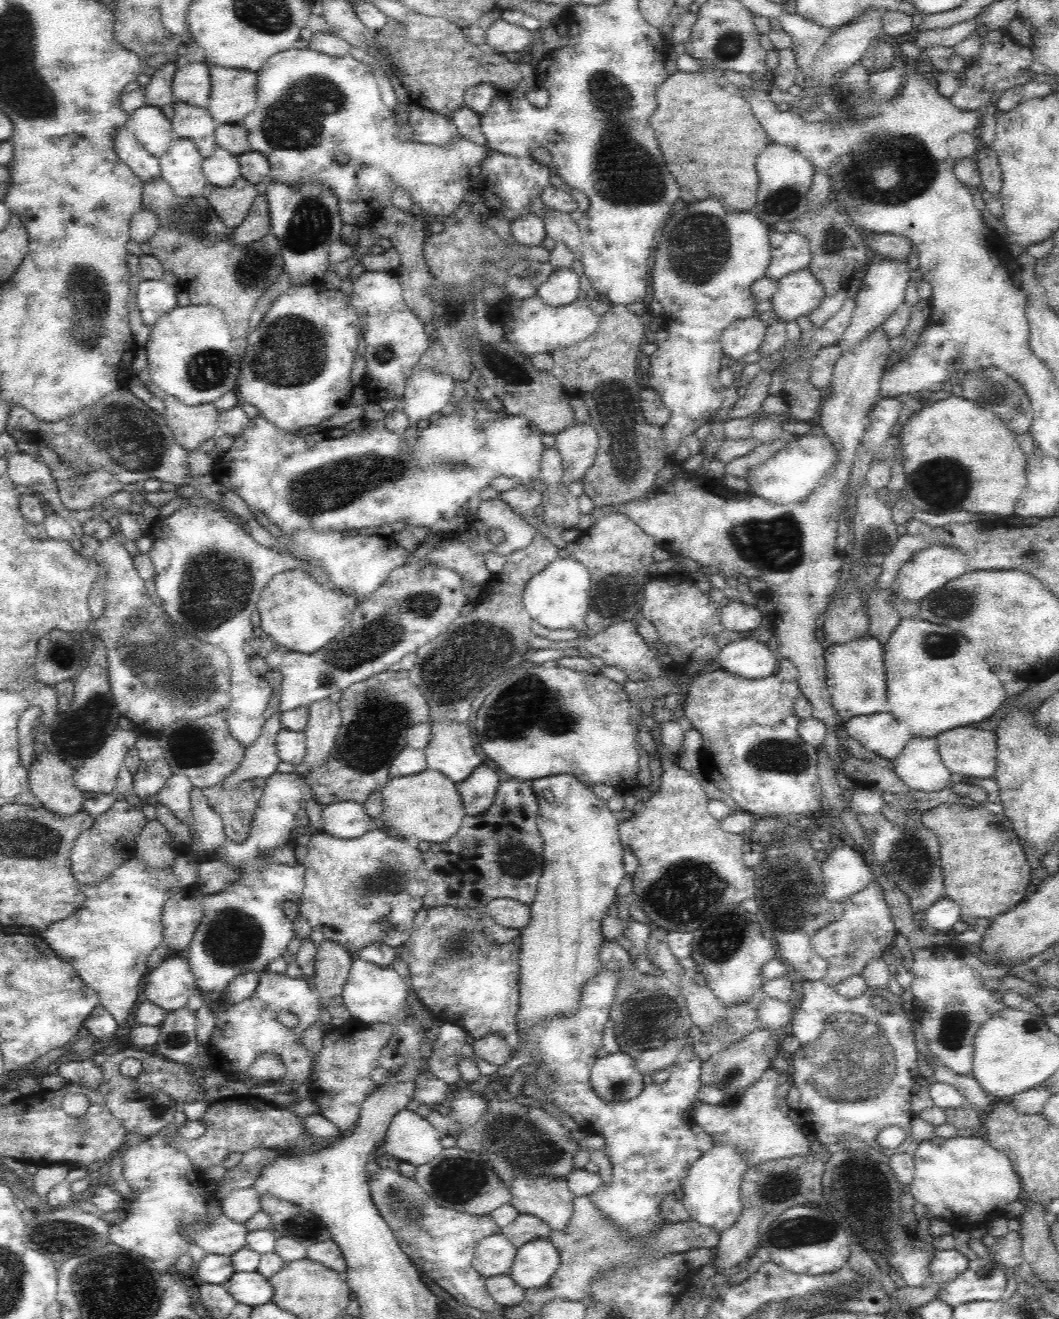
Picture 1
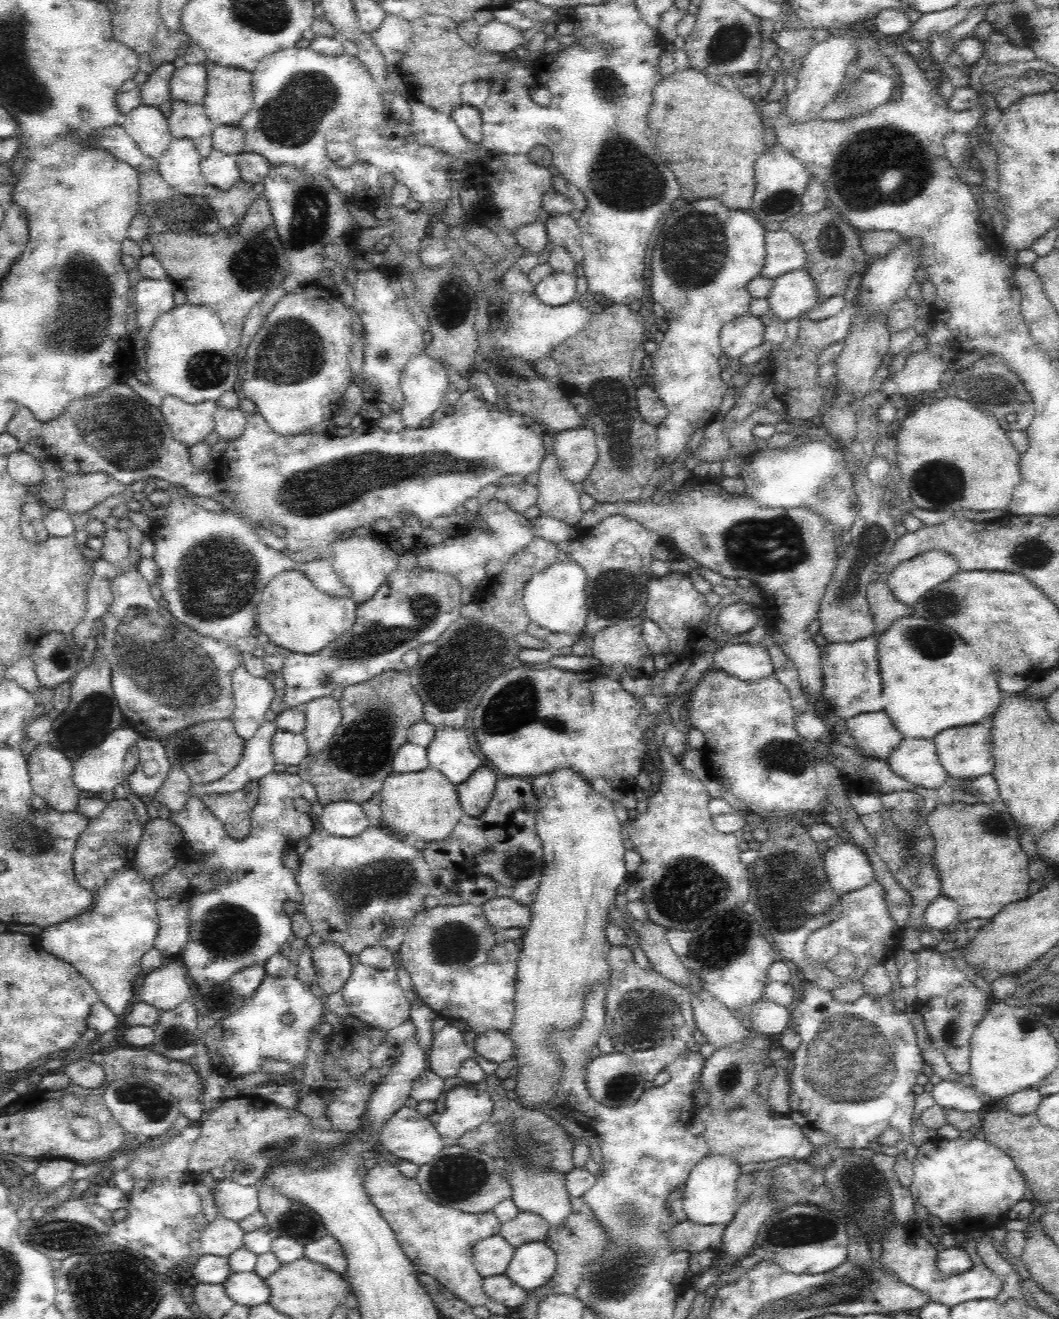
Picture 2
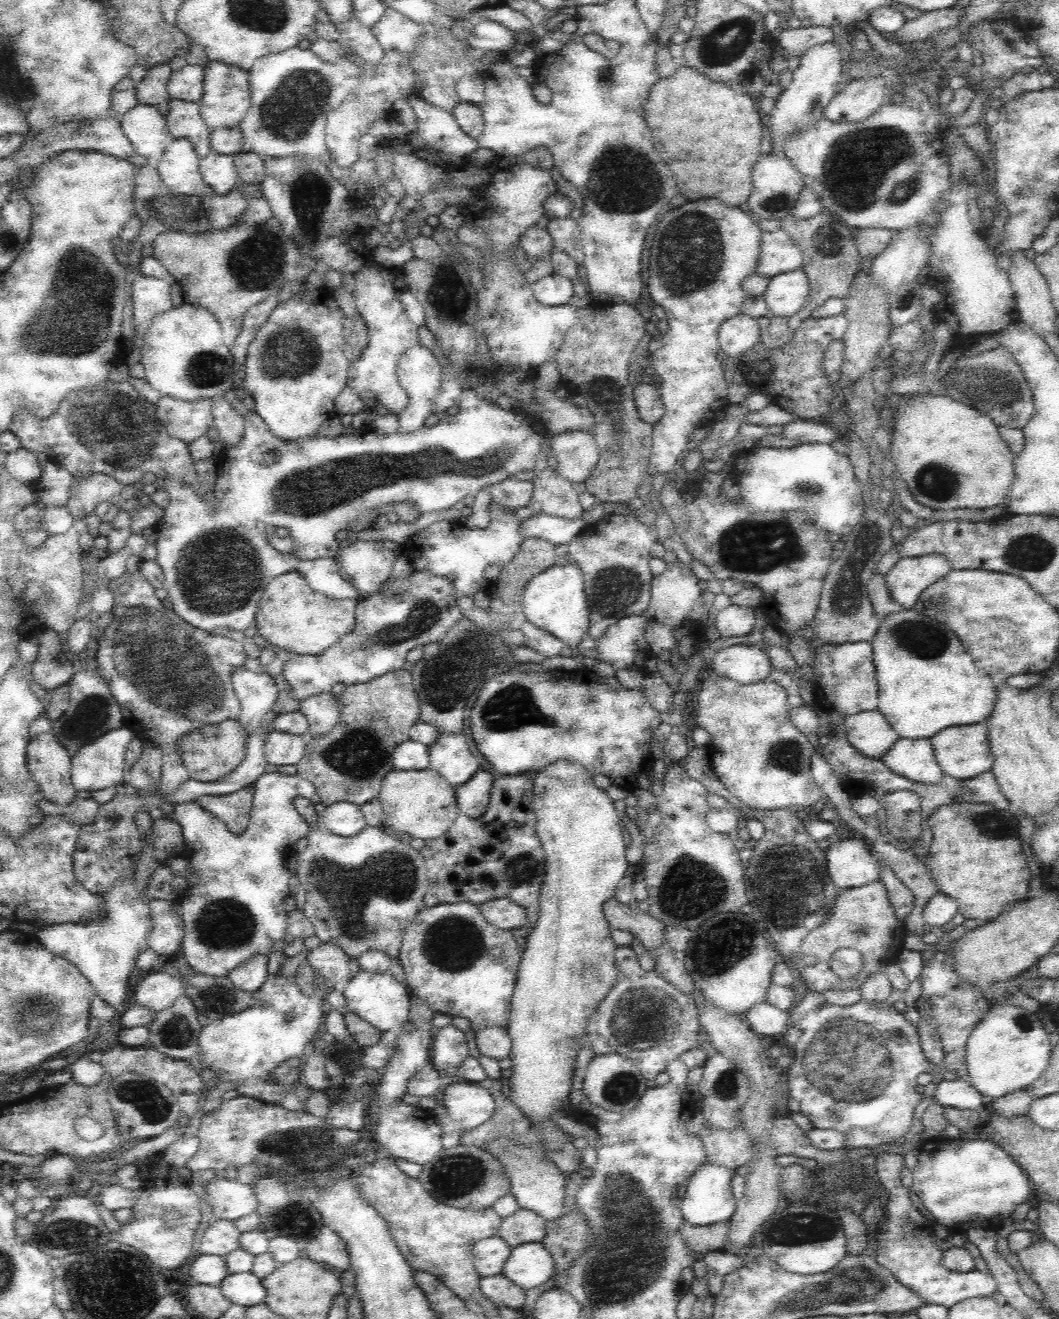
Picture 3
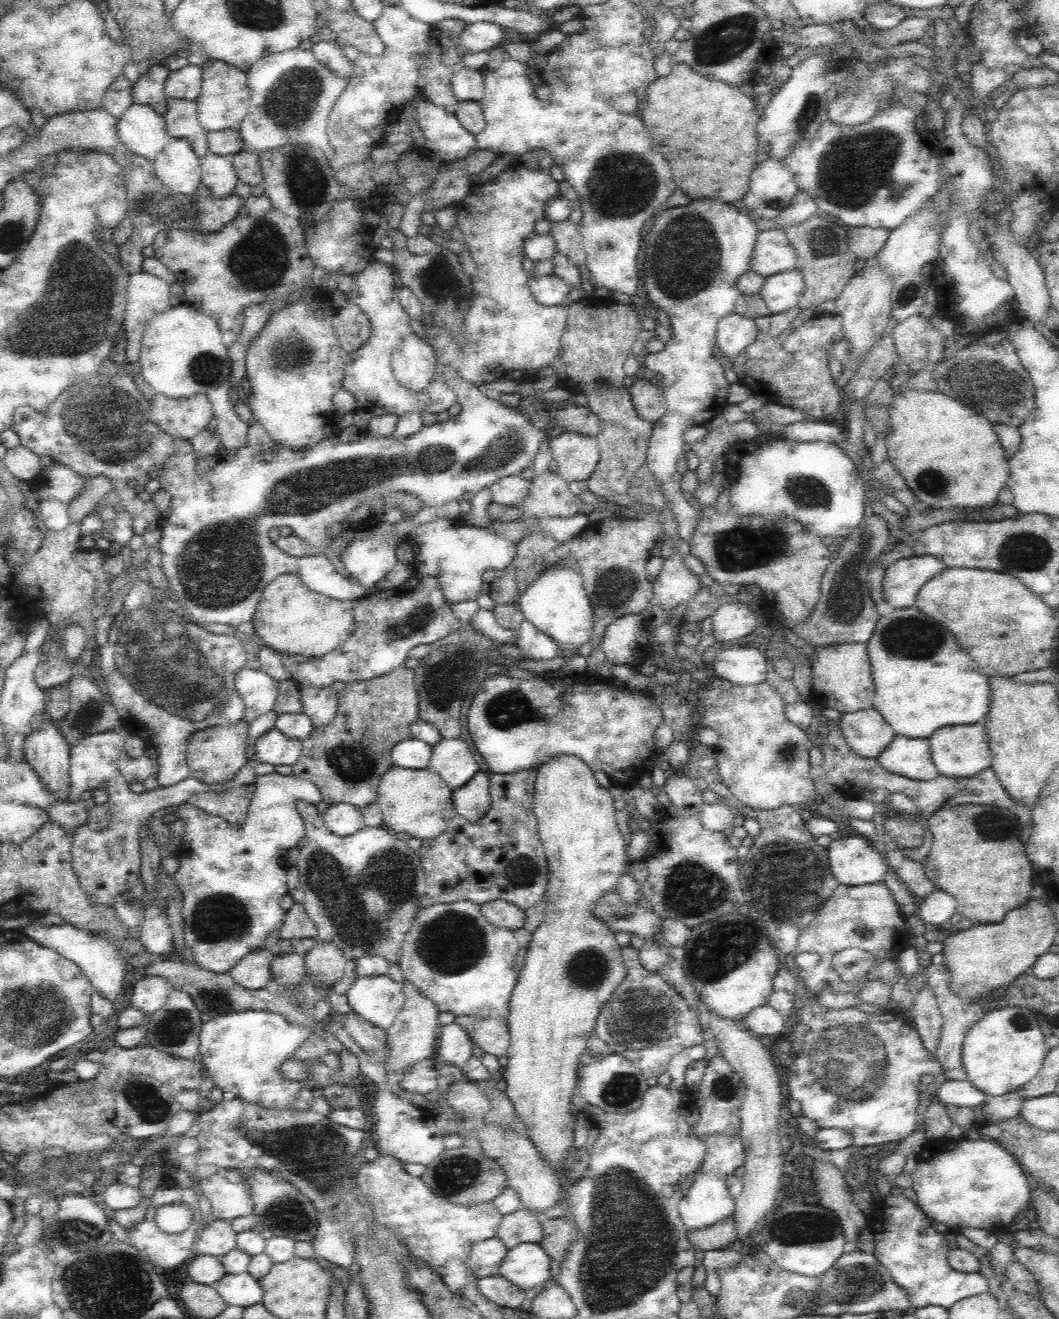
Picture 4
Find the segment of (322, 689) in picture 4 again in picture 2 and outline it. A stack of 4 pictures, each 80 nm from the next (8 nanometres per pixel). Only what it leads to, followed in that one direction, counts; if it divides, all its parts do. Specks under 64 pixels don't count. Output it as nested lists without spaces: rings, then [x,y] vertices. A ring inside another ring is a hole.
[[[331,695],[314,698],[302,708],[306,715],[303,735],[308,741],[309,754],[316,754],[324,746],[328,747],[332,734],[340,726],[343,714],[338,700],[334,700]]]

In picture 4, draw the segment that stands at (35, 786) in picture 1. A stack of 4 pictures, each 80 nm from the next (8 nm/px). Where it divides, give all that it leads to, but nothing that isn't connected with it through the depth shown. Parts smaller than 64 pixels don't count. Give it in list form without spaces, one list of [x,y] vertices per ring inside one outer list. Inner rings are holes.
[[[51,721],[33,728],[22,744],[22,758],[40,777],[42,785],[64,800],[70,792],[70,745]]]

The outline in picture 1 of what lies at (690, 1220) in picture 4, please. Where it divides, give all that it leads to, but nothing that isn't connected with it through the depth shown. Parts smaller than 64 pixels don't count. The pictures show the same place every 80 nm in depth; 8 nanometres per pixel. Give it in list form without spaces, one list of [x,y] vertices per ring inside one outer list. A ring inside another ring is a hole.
[[[713,1145],[688,1169],[682,1183],[683,1205],[690,1219],[697,1223],[715,1228],[718,1232],[732,1226],[743,1210],[740,1200],[741,1180],[748,1170],[748,1163],[740,1157],[734,1145]]]

